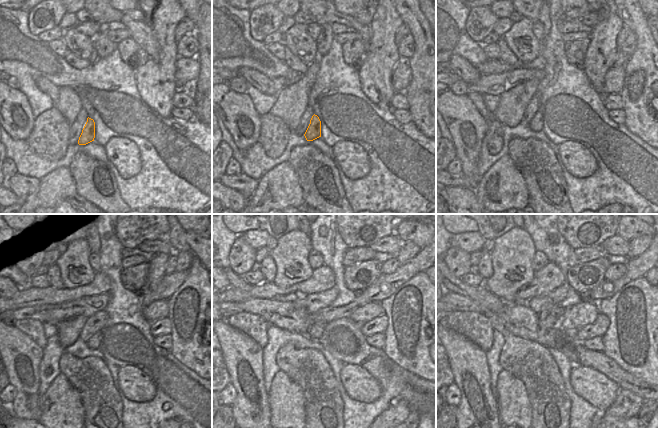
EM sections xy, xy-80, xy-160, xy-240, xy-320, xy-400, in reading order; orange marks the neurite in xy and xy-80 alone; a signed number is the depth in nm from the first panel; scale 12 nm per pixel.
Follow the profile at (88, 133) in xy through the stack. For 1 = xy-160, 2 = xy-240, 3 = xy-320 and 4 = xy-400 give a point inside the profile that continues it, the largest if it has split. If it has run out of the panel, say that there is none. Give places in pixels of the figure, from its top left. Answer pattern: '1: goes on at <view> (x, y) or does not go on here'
1: goes on at xy-160 (536, 124)
2: goes on at xy-240 (92, 341)
3: goes on at xy-320 (316, 329)
4: goes on at xy-400 (550, 314)

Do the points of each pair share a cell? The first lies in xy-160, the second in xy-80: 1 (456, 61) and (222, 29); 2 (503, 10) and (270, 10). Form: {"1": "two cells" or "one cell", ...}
{"1": "two cells", "2": "two cells"}

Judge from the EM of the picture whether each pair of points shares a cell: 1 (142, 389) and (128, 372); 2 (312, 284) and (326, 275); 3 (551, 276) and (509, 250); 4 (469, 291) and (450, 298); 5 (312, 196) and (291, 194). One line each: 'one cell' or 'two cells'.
1: one cell
2: one cell
3: two cells
4: two cells
5: two cells

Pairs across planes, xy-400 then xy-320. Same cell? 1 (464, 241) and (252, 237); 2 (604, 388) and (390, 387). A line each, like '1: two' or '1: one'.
1: one
2: two

